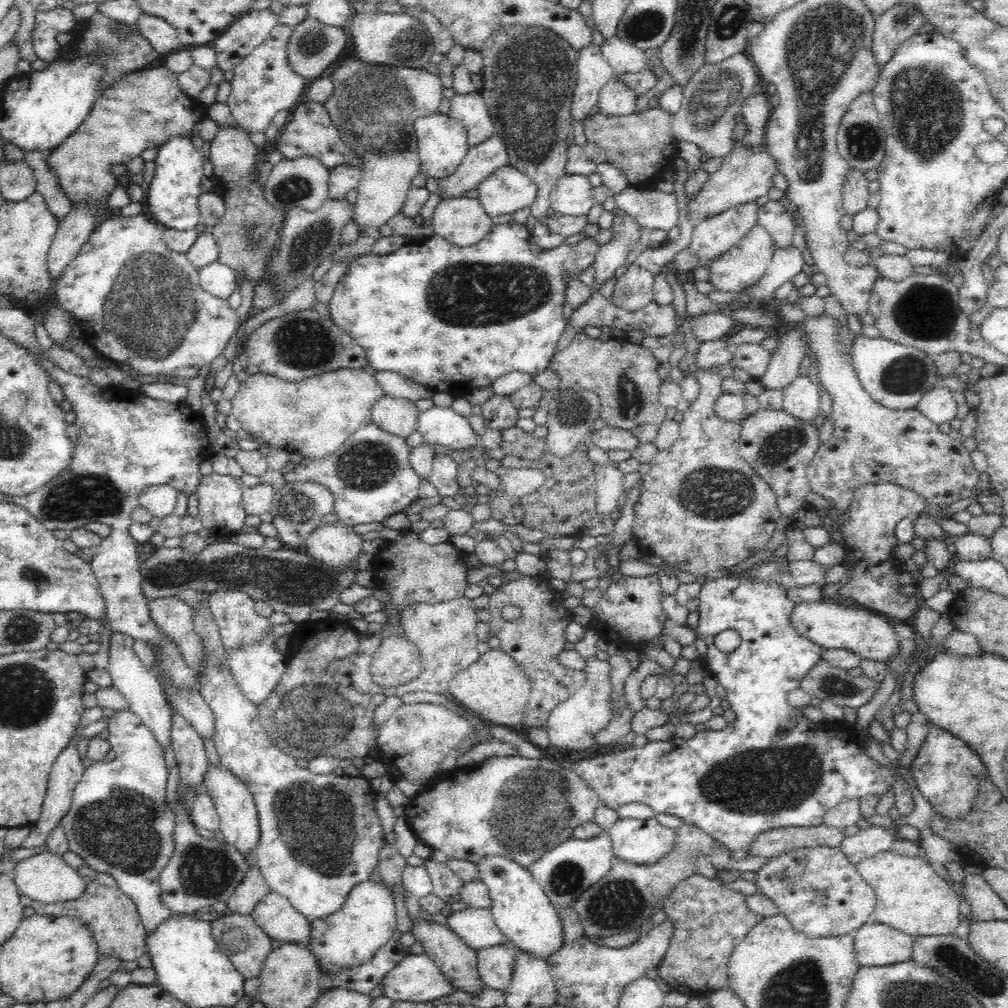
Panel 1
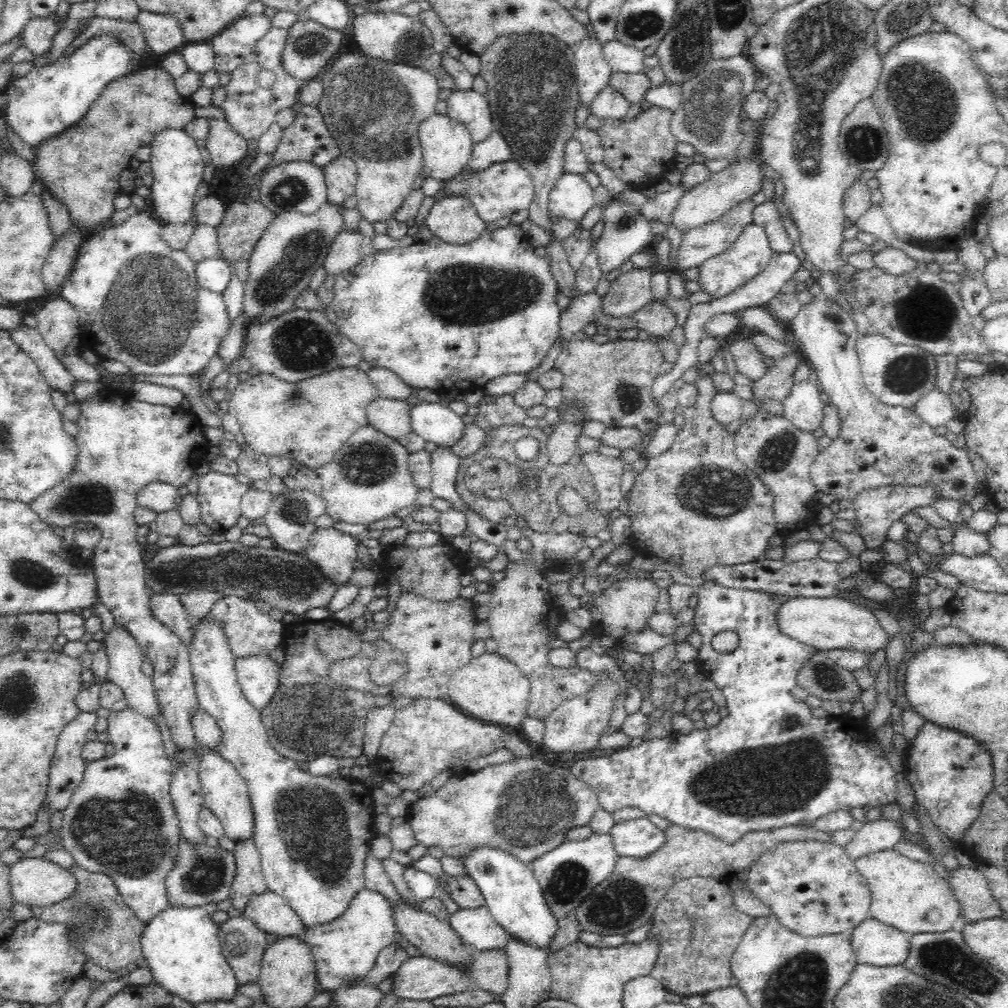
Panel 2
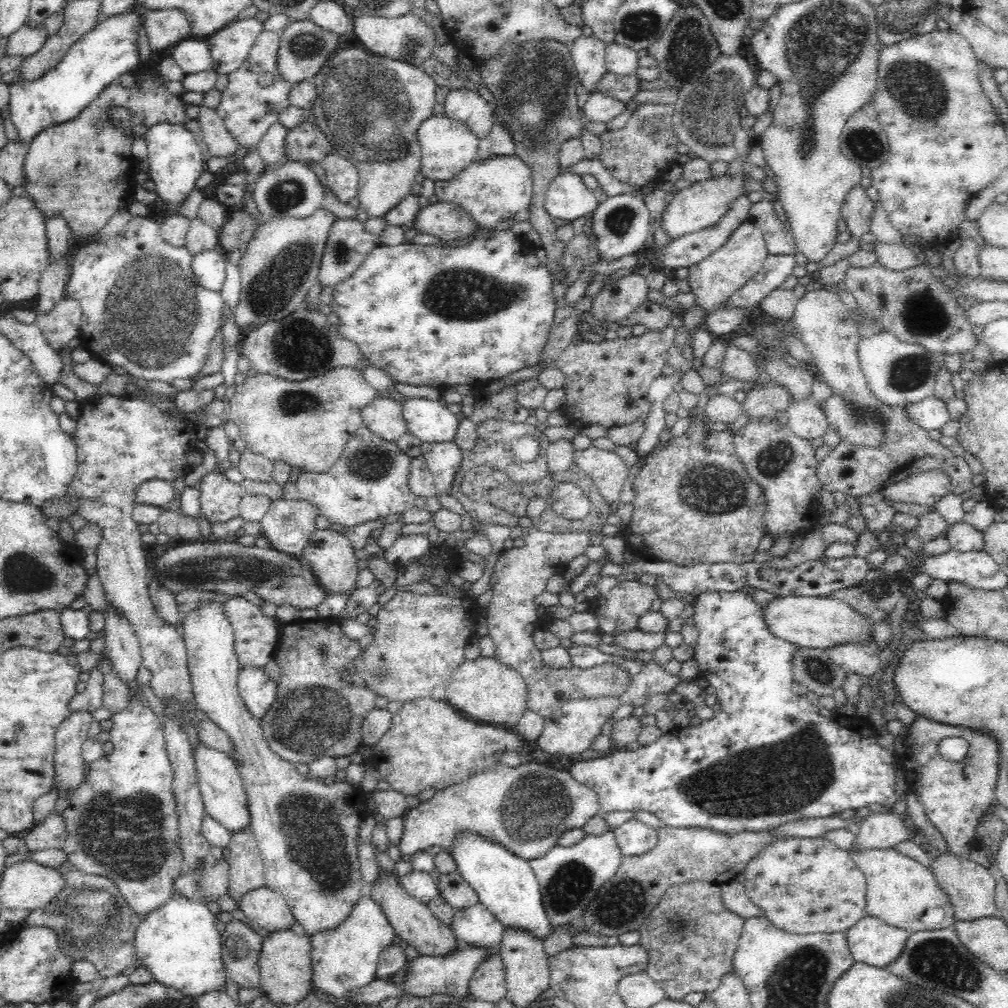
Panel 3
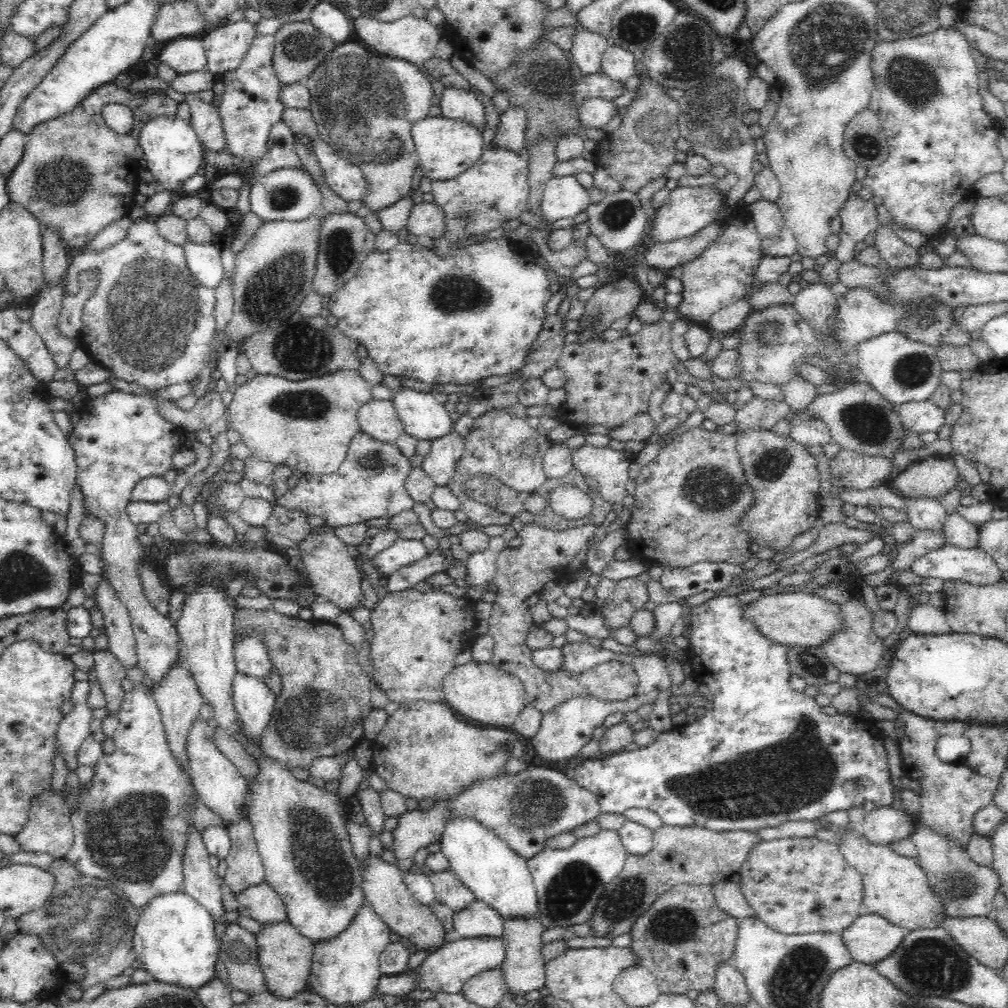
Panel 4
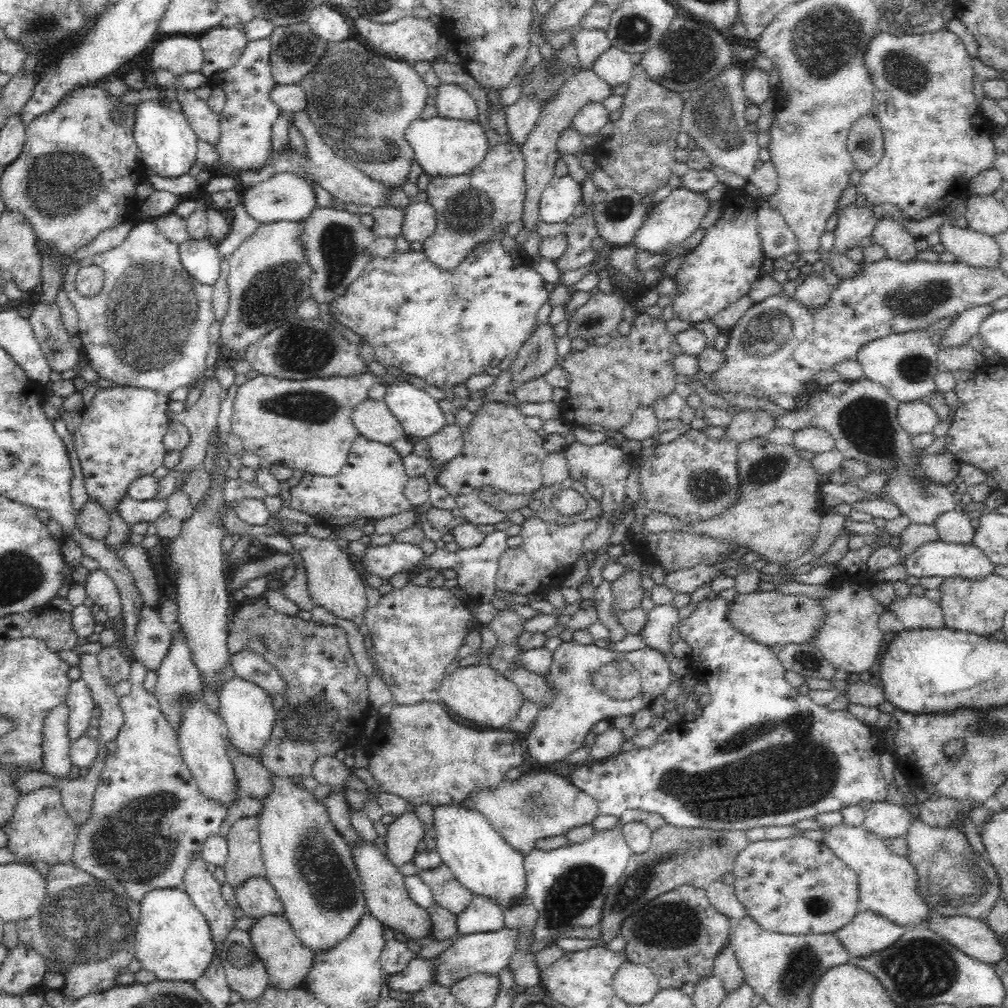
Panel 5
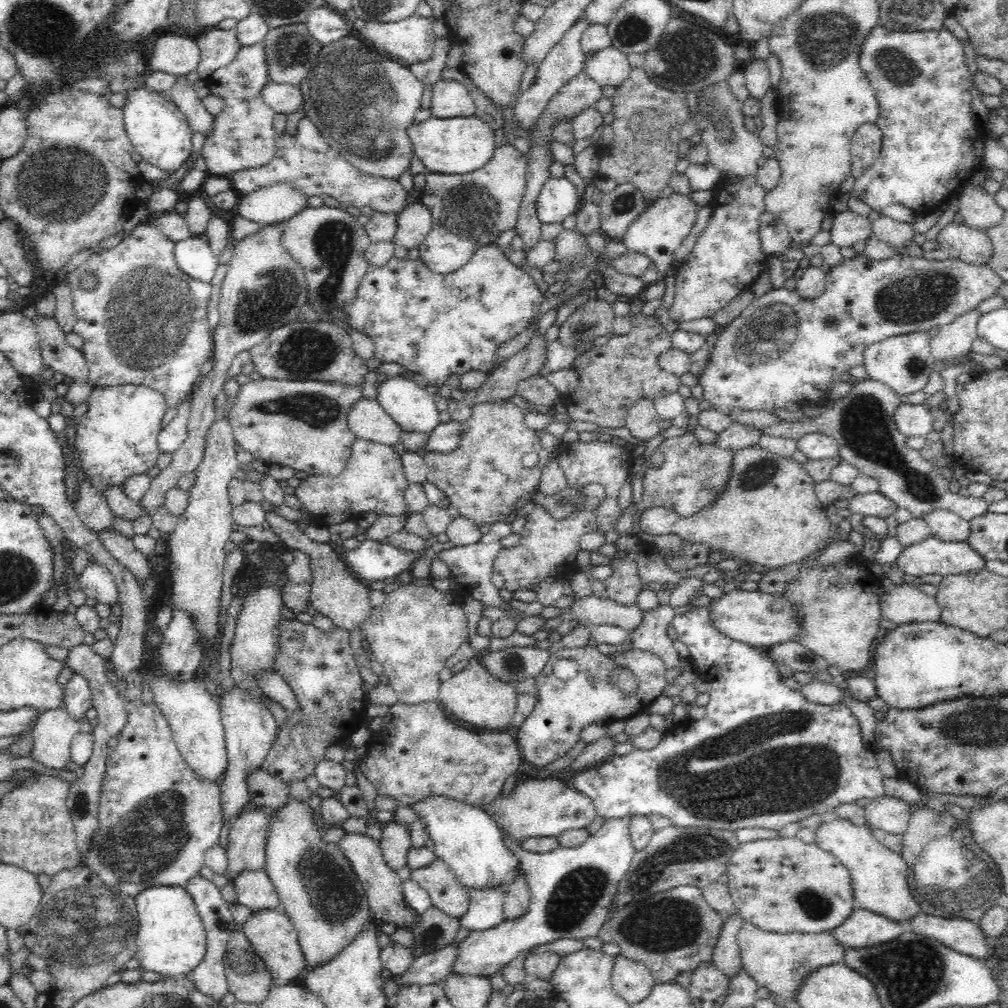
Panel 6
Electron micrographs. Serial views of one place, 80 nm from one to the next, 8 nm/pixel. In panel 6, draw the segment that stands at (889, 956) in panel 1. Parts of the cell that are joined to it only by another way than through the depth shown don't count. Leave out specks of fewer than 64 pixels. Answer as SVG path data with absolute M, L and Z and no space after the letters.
M854 908L850 916L830 932L841 945L864 948L890 942L905 930L906 926L899 921L890 920L870 910Z

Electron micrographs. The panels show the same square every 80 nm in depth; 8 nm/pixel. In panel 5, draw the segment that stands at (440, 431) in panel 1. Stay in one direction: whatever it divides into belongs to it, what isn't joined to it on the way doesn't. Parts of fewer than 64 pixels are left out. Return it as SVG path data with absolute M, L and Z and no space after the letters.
M391 379L384 391L382 401L398 419L406 435L425 439L446 425L438 399L412 385L409 379Z

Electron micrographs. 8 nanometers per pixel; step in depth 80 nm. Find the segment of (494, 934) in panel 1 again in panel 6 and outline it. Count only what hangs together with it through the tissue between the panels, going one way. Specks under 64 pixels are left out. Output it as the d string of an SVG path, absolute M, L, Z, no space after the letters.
M504 886L467 888L469 909L459 919L468 930L488 930L504 920Z

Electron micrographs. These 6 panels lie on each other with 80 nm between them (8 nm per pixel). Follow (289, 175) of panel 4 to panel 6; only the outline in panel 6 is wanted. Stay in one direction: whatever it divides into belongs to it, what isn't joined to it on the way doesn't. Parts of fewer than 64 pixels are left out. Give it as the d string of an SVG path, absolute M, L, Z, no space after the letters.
M274 183L241 196L237 202L238 215L261 226L272 225L288 221L311 202L290 183Z

